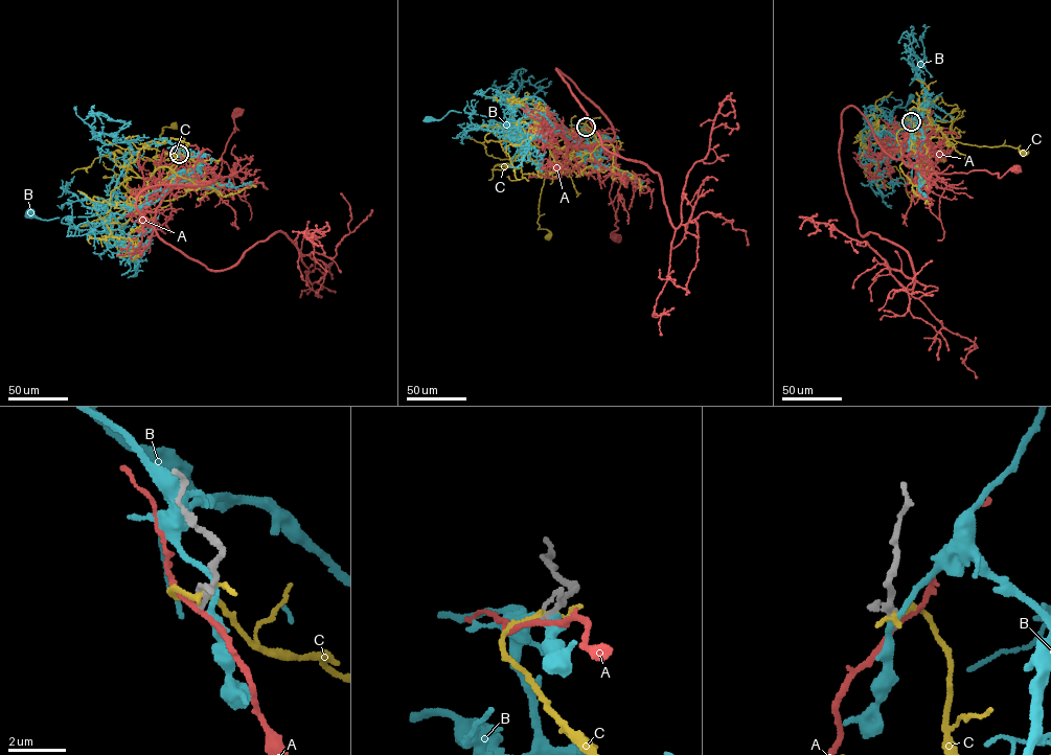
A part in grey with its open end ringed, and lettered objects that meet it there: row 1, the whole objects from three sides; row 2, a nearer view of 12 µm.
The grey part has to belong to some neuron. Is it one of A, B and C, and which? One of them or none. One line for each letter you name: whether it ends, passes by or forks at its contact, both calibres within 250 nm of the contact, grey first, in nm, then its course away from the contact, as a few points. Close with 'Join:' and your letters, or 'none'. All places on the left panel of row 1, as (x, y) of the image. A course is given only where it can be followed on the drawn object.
Join: none

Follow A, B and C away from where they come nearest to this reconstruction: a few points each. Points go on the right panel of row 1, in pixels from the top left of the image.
A: (911, 121), (901, 142), (901, 159), (910, 167), (941, 174), (984, 169), (1000, 178), (1017, 167)
B: (911, 121), (917, 122), (910, 144), (918, 154), (886, 140), (896, 141), (890, 115), (910, 97)
C: (911, 121), (917, 154), (913, 149), (919, 142), (914, 139), (924, 135), (978, 146), (1020, 145), (1026, 152)

